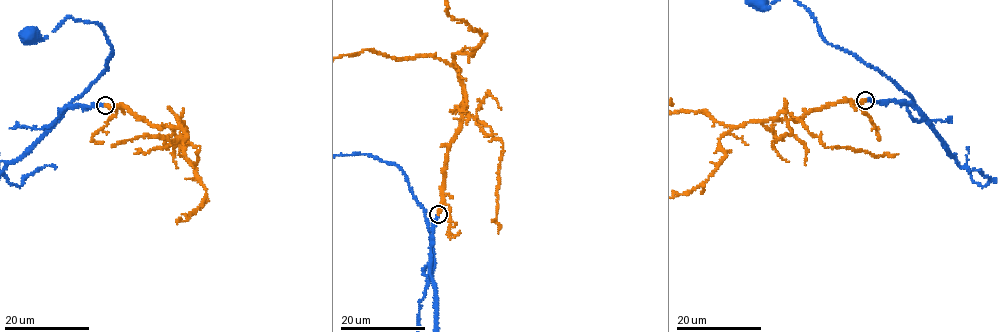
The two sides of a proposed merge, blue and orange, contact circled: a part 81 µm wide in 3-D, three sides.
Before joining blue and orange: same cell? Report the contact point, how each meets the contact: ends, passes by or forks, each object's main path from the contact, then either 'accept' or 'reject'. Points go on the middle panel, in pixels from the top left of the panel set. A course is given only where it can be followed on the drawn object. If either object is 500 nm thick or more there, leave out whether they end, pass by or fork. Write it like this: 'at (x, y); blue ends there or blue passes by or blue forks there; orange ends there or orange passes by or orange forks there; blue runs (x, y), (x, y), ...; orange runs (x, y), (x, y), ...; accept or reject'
at (438, 214); blue runs (439, 214), (430, 275), (435, 263), (423, 207), (403, 171), (368, 154); orange runs (439, 214), (464, 101), (454, 55), (472, 55), (484, 38), (449, 15); accept

